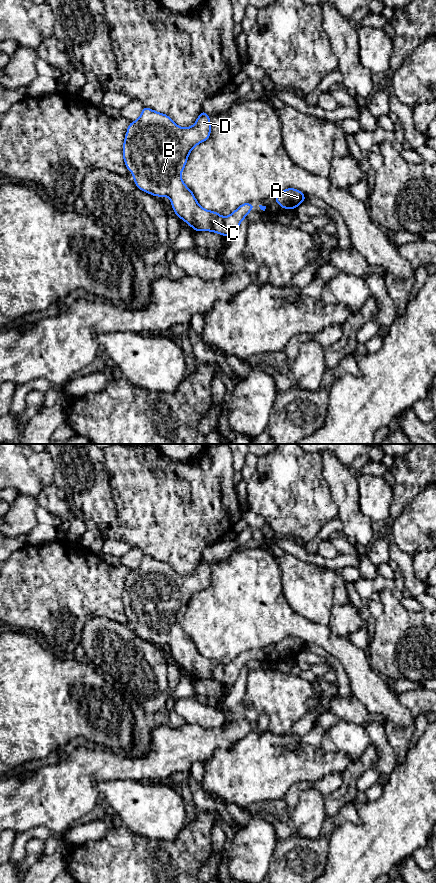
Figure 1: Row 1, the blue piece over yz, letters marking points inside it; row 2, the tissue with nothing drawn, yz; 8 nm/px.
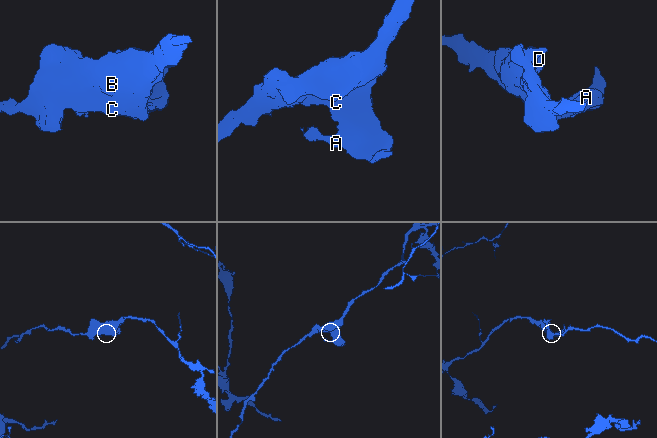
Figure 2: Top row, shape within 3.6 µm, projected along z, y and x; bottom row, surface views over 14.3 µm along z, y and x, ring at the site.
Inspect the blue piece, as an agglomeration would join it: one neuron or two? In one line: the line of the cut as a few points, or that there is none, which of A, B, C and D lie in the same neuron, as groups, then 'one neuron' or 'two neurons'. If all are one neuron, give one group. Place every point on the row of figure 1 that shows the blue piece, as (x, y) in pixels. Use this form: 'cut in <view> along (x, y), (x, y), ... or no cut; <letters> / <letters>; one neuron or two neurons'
no cut; A B C D; one neuron

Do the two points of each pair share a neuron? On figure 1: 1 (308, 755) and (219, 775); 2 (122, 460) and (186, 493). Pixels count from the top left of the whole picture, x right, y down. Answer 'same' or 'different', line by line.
1: same
2: same

